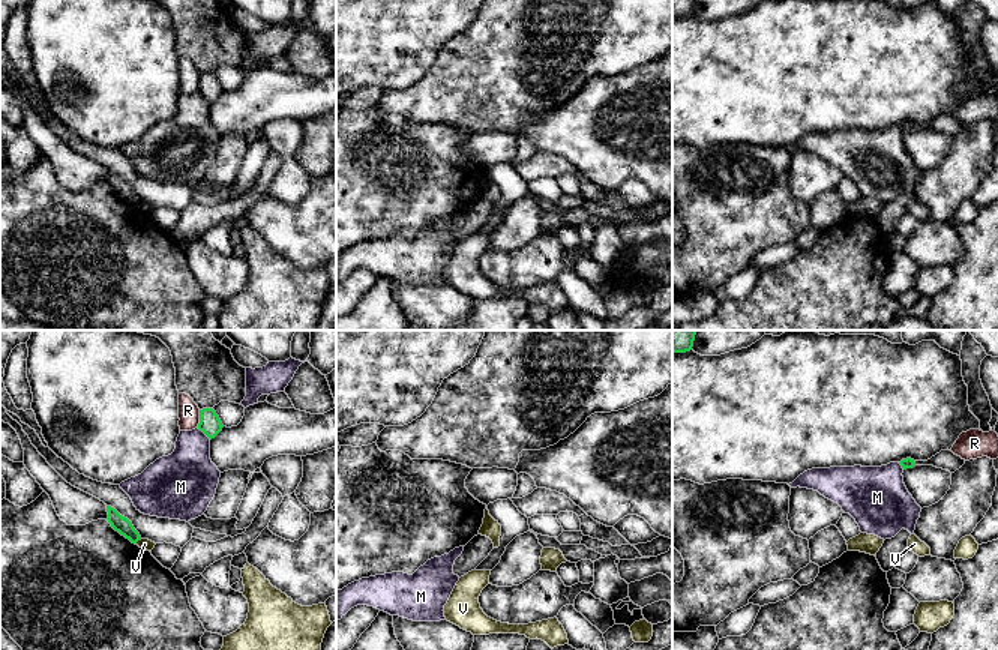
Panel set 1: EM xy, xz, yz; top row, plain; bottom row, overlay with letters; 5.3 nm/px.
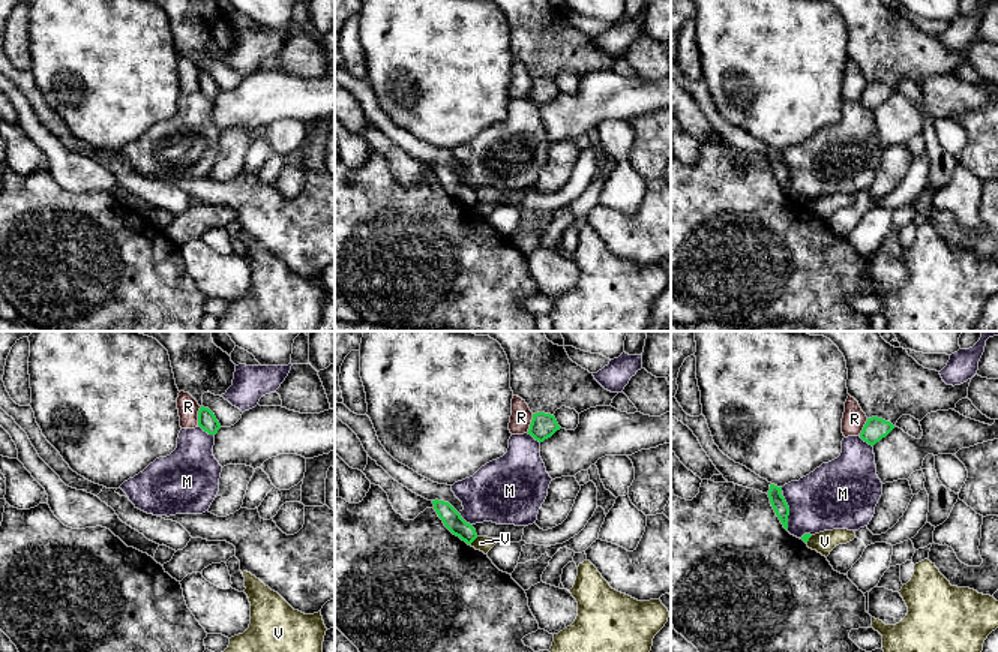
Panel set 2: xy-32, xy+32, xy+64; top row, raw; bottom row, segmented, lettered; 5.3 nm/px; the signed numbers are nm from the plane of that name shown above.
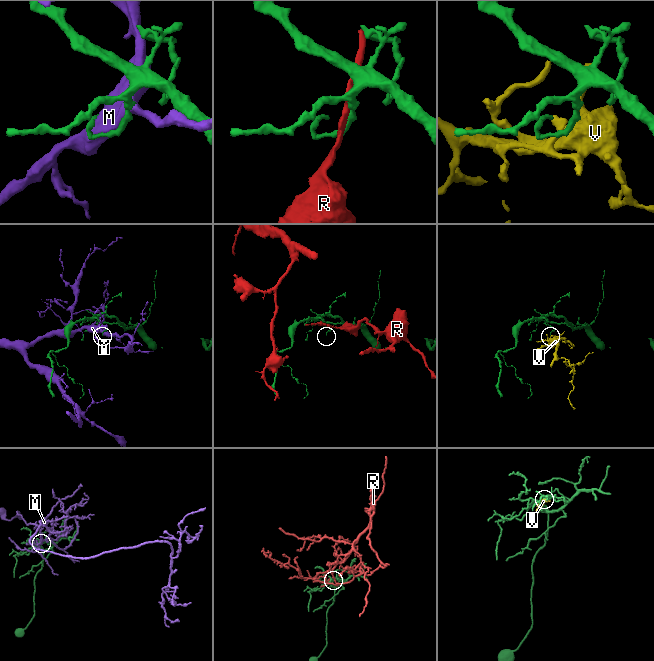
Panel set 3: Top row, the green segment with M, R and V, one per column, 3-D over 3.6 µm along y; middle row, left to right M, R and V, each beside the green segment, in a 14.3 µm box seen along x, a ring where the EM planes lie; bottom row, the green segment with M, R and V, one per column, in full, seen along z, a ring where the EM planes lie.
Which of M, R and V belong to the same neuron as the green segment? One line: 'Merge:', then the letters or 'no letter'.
Merge: no letter

